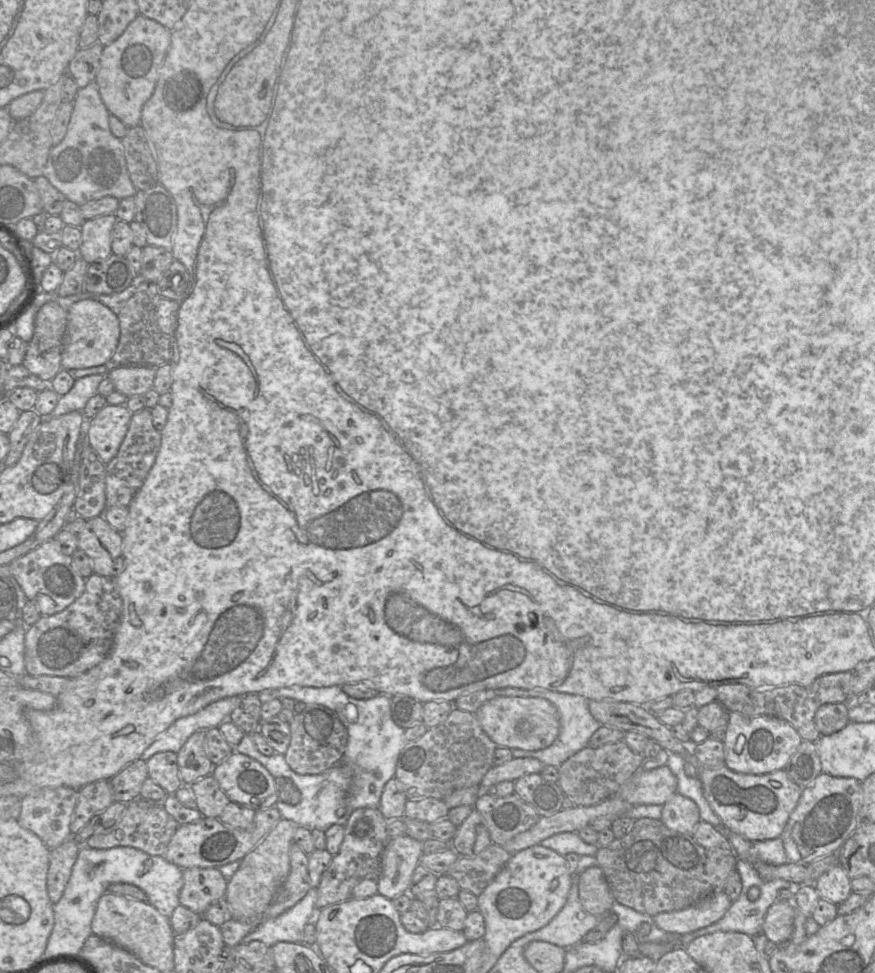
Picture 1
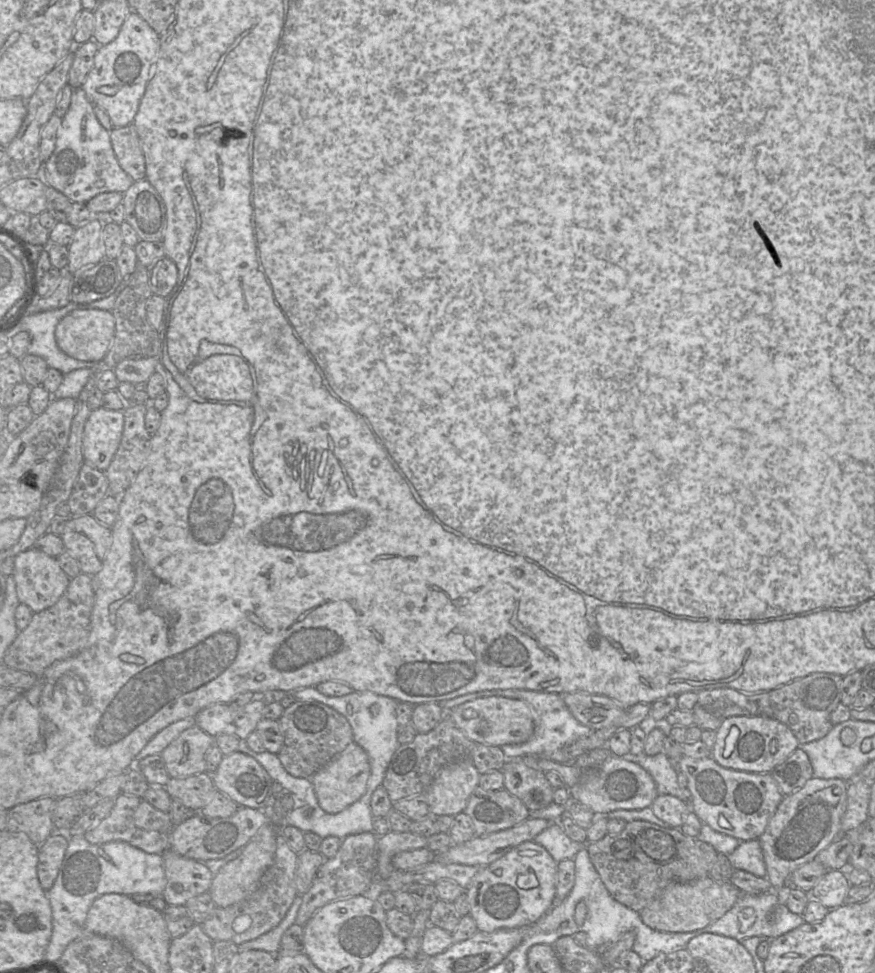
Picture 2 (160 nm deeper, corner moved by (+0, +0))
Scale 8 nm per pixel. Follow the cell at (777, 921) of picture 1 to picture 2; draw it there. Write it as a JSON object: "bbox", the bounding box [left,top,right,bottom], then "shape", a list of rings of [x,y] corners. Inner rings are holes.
{"bbox":[759,777,848,904],"shape":[[[812,777],[803,787],[784,796],[759,837],[766,865],[766,878],[772,884],[780,904],[787,904],[790,891],[794,888],[789,883],[792,872],[815,859],[842,834],[841,819],[847,805],[847,787],[848,782],[842,779]]]}

